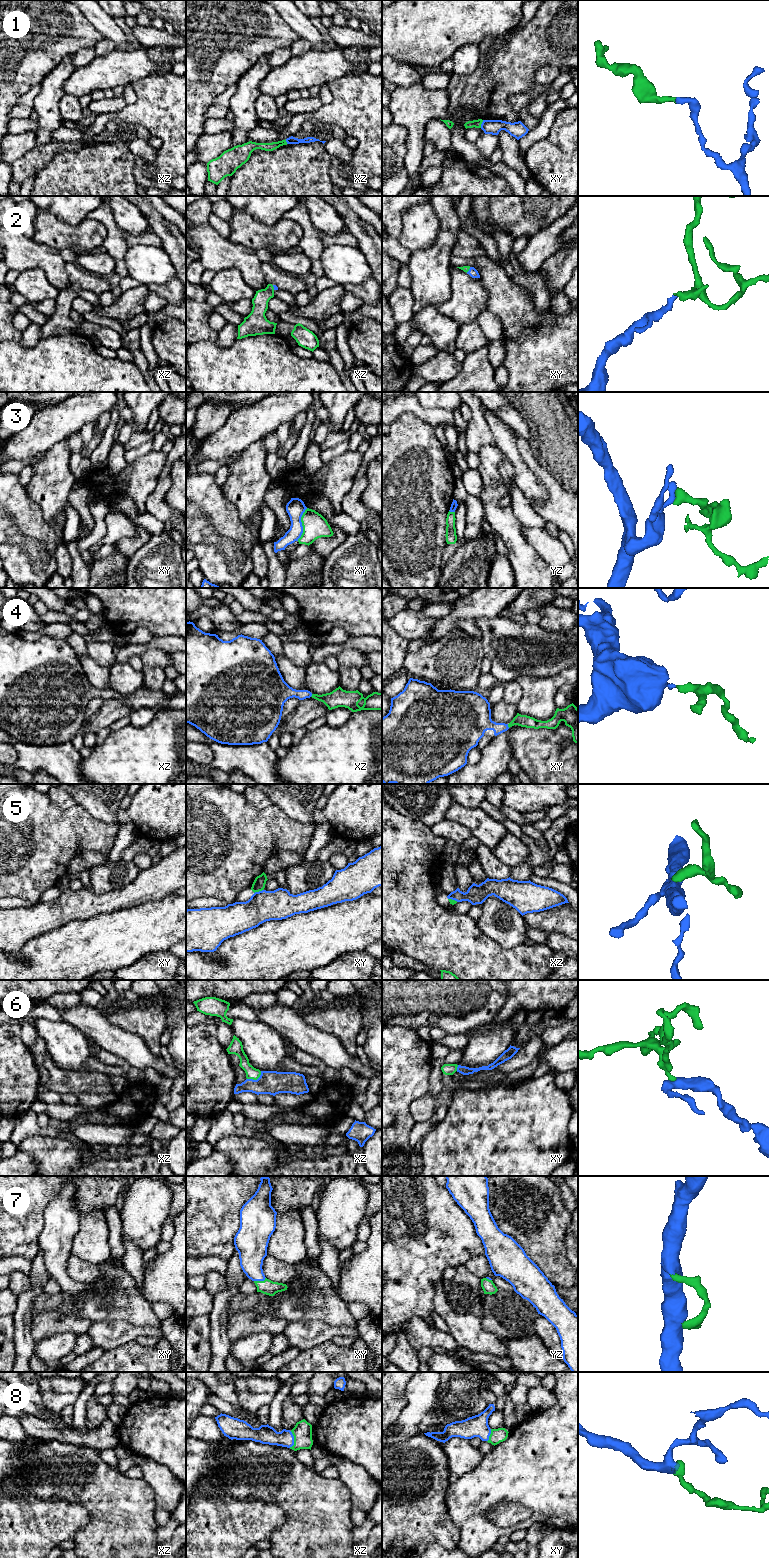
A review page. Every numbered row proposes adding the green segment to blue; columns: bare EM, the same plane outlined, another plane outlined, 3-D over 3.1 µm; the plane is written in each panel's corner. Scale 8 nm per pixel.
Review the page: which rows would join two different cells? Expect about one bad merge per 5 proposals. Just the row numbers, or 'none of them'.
3

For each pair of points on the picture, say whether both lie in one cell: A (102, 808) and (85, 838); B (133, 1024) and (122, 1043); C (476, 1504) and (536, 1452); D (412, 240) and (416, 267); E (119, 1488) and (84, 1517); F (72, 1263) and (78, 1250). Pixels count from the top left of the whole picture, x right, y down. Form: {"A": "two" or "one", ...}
{"A": "two", "B": "two", "C": "one", "D": "two", "E": "two", "F": "two"}

